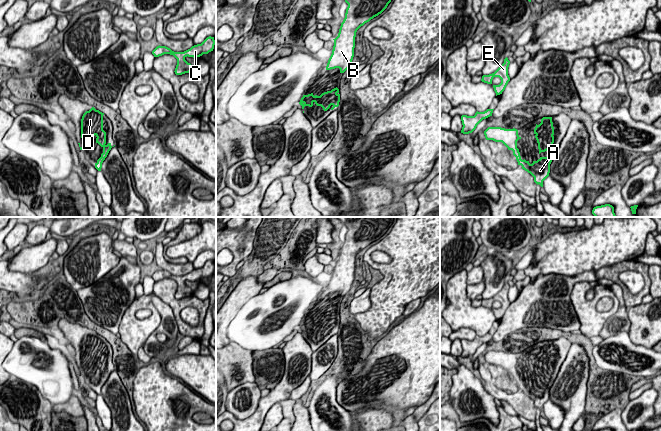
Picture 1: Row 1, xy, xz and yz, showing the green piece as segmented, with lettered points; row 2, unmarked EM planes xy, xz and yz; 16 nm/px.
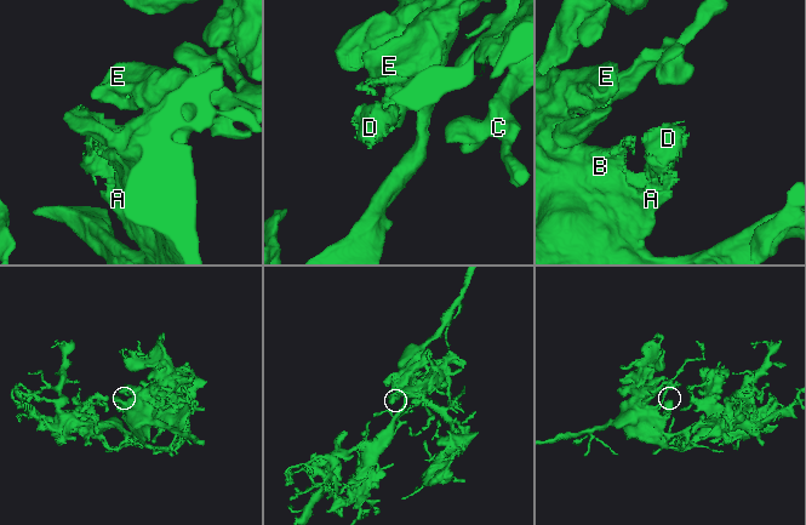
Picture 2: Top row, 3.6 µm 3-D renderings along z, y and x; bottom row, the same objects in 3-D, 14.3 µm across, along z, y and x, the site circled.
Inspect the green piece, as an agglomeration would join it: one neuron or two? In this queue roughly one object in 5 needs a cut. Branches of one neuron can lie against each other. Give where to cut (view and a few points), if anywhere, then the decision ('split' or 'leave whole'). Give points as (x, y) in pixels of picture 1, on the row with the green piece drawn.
cut none; leave whole

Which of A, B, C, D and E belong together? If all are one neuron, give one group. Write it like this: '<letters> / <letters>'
A B C D E

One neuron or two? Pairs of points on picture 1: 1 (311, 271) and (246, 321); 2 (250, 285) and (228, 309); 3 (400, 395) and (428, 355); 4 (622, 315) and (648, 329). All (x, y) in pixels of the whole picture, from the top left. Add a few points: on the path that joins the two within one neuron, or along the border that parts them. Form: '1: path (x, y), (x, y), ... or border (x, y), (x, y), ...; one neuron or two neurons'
1: border (305, 273), (311, 278); two neurons
2: path (244, 291), (233, 303); one neuron
3: path (400, 385), (418, 365); one neuron
4: border (627, 309), (630, 322), (628, 332); two neurons

